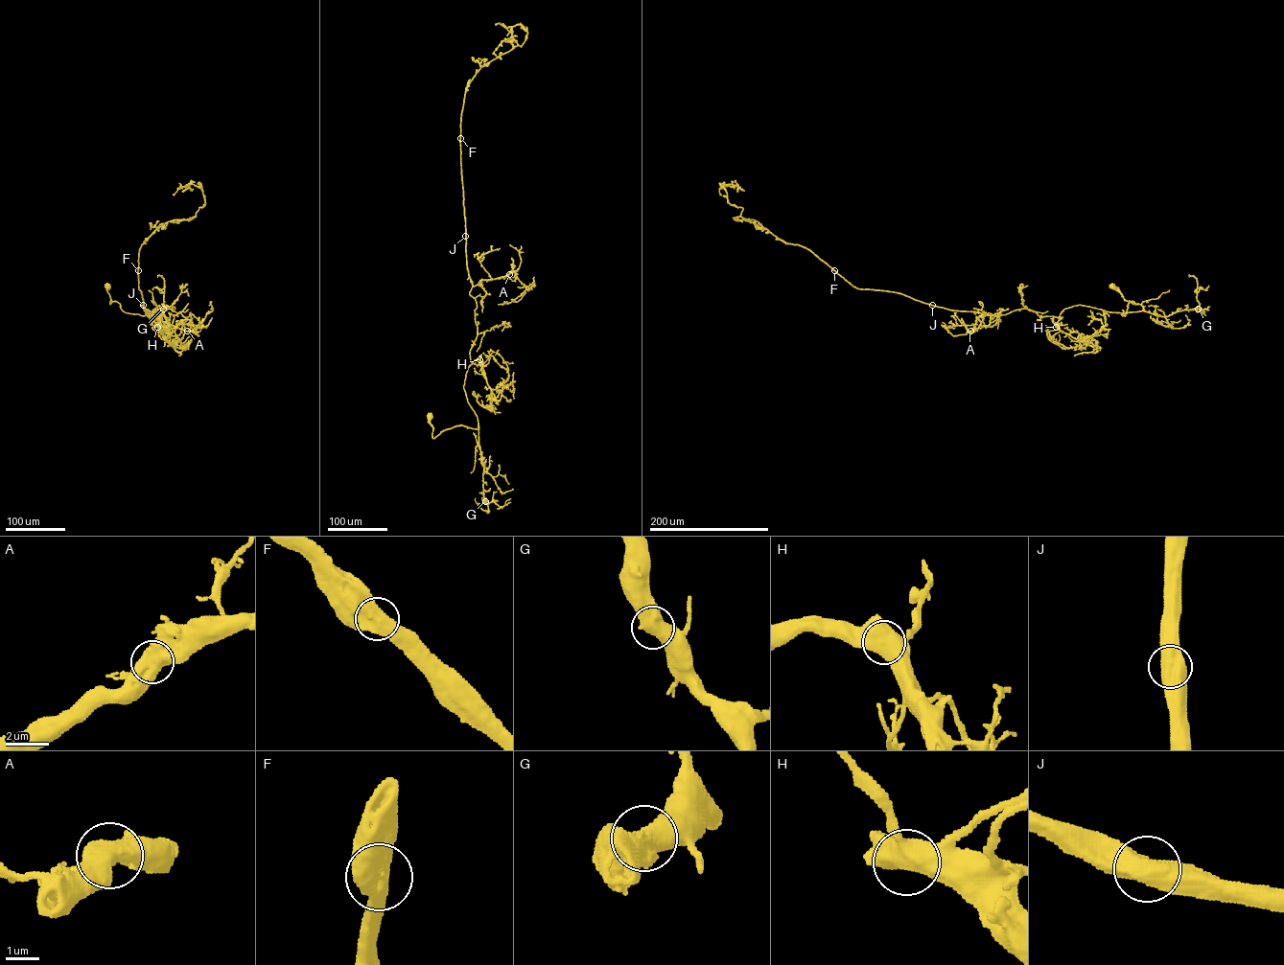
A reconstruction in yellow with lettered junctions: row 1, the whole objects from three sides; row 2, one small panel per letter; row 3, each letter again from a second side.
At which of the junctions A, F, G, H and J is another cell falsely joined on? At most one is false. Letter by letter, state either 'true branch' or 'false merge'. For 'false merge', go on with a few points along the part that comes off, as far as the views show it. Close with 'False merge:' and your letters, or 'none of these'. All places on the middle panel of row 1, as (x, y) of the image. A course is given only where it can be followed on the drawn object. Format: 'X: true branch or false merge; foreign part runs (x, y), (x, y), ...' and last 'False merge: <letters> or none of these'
A: true branch
F: true branch
G: true branch
H: true branch
J: true branch
False merge: none of these

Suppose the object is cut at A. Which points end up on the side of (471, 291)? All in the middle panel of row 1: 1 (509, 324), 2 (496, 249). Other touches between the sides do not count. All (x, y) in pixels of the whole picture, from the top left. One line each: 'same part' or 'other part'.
1: same part
2: same part

